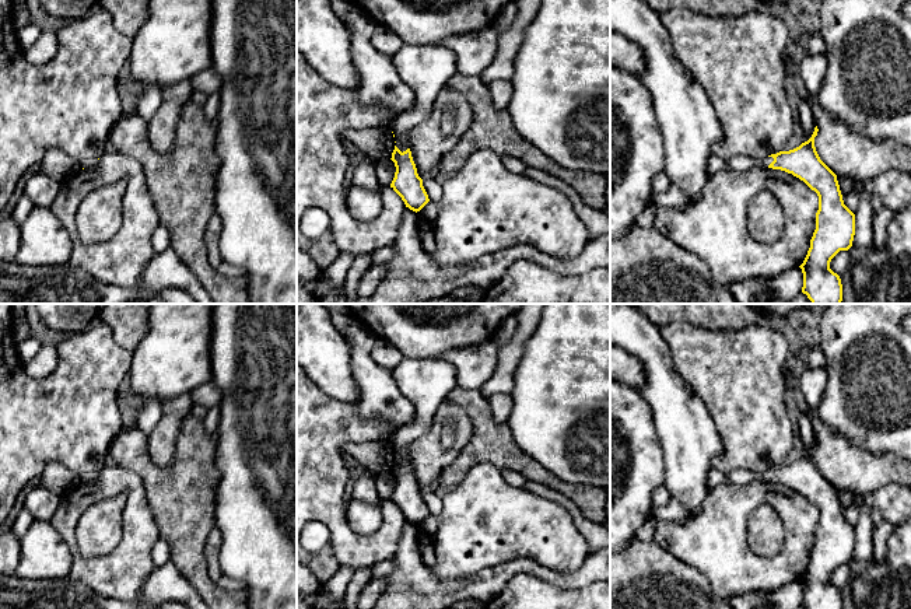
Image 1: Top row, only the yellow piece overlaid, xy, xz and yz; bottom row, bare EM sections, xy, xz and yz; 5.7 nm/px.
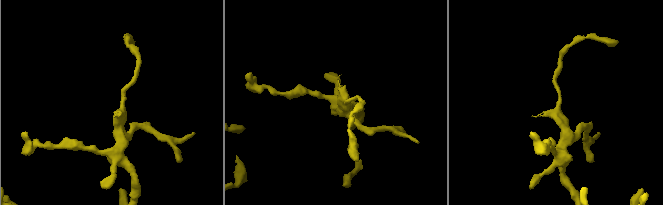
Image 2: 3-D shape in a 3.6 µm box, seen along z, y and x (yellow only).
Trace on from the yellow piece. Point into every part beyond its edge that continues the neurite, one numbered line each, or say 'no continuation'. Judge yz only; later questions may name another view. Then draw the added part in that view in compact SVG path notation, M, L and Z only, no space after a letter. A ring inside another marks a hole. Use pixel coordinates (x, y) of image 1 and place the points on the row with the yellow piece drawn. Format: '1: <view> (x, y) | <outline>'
1: yz (739, 163) | M735 155L726 160L726 165L729 169L743 171L753 167L768 167L772 161L772 157L751 158L744 155Z

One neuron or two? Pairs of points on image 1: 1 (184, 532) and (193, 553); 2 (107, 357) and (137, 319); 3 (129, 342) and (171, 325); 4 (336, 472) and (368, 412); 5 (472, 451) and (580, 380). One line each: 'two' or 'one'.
1: one
2: two
3: two
4: two
5: two

